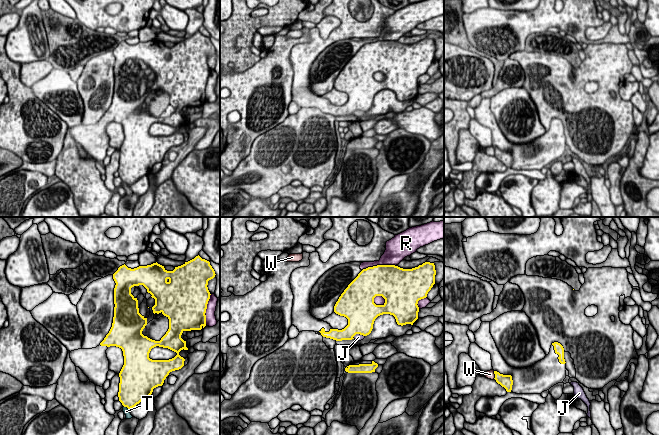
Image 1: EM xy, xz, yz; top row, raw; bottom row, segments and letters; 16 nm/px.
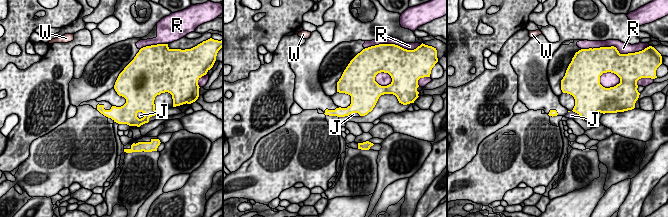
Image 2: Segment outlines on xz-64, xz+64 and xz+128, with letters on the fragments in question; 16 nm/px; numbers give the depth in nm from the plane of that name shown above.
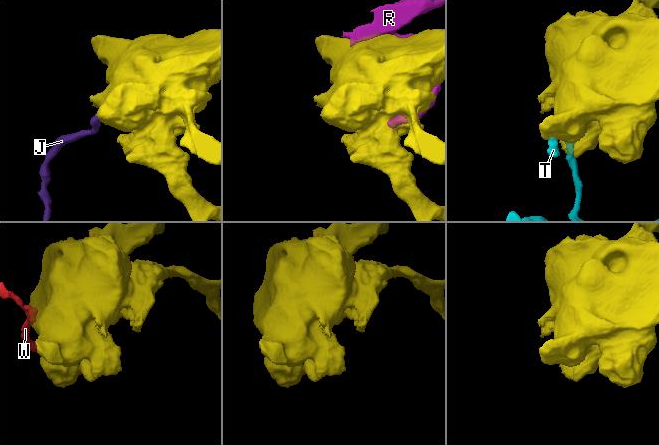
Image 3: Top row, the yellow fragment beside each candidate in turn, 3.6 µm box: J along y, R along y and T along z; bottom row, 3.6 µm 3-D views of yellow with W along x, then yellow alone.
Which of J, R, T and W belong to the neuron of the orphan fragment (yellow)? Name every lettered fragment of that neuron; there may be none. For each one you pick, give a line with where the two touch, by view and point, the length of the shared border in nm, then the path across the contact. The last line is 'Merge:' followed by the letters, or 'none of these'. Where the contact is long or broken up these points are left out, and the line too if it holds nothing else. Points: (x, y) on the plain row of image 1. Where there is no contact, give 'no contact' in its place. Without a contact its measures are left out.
Merge: none of these

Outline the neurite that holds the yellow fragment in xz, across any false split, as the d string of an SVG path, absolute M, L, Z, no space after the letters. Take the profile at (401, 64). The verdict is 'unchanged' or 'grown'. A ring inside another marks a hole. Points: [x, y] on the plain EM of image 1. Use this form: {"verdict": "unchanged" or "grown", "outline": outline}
{"verdict": "grown", "outline": "M333 0L332 4L324 10L325 17L334 16L340 20L340 25L337 26L330 35L323 39L320 36L318 28L310 29L310 41L308 43L300 43L295 45L290 53L291 65L294 71L293 83L292 83L292 101L294 101L299 108L302 107L314 107L326 114L330 114L336 117L352 116L356 110L367 112L373 105L375 95L383 90L393 91L398 101L411 100L418 95L418 77L427 73L428 68L435 60L435 41L434 39L425 38L418 43L412 45L403 45L395 41L377 41L363 45L358 52L348 61L344 68L339 73L334 82L334 88L340 92L344 92L348 95L348 101L342 105L333 105L330 100L320 95L316 95L310 89L310 69L313 62L318 55L329 45L334 42L350 39L350 38L374 38L379 37L381 32L386 26L386 18L394 14L395 11L383 6L378 0ZM376 72L382 72L385 75L383 81L376 81L374 74Z"}

